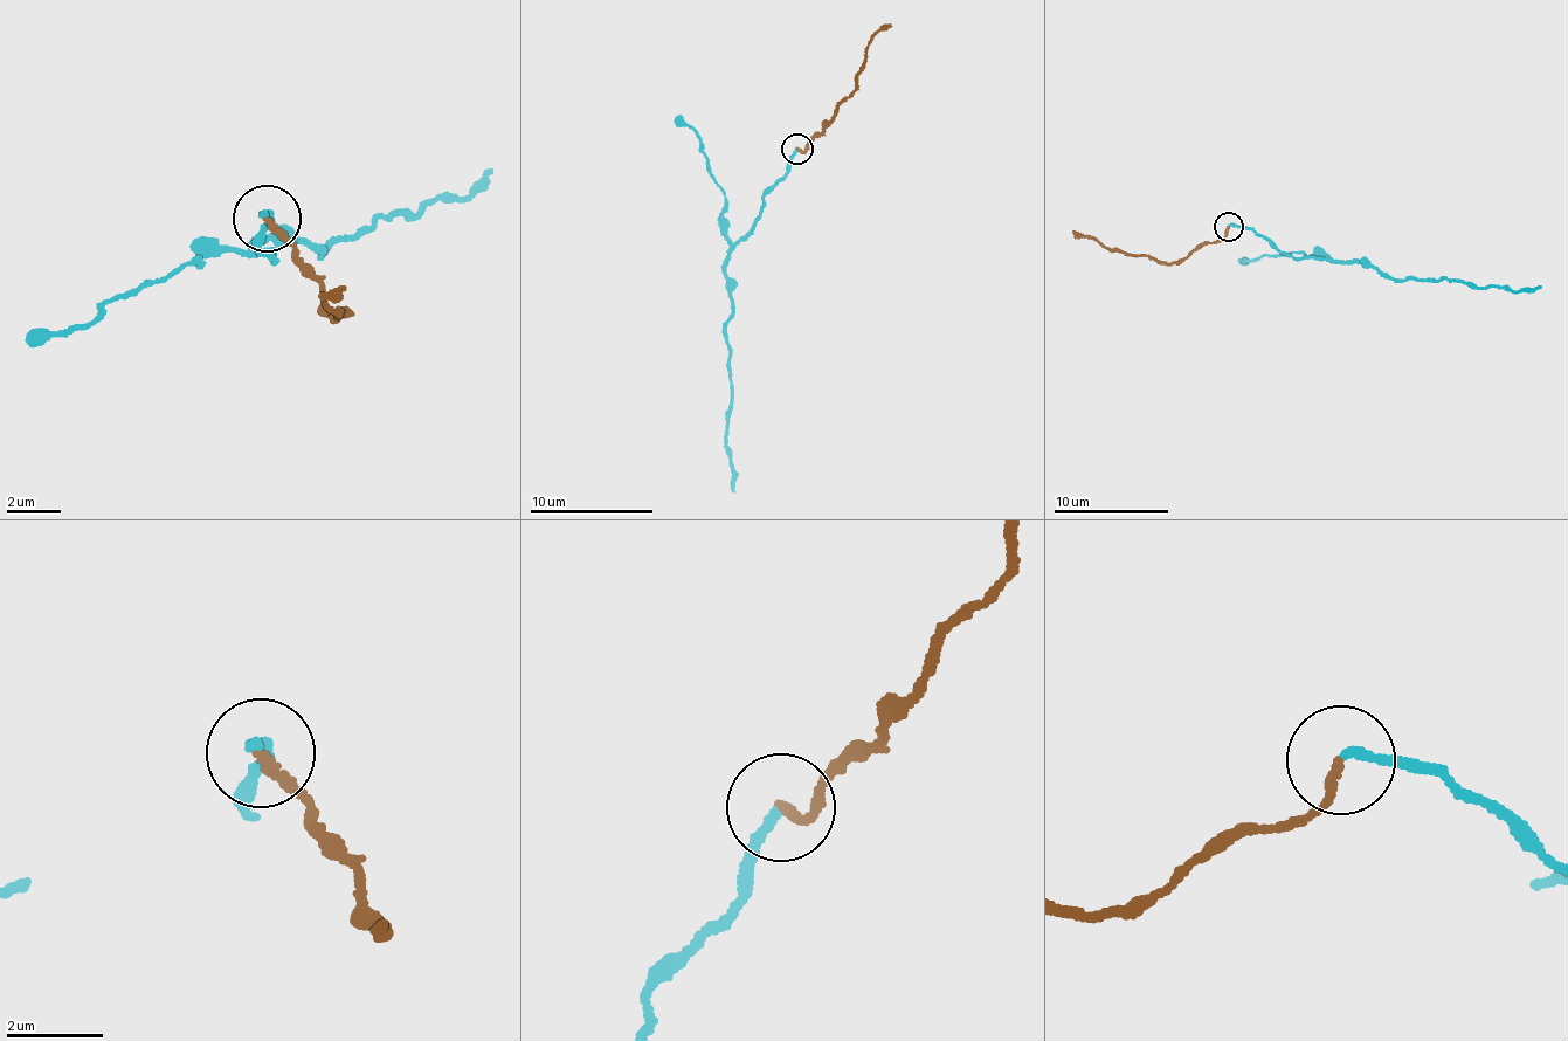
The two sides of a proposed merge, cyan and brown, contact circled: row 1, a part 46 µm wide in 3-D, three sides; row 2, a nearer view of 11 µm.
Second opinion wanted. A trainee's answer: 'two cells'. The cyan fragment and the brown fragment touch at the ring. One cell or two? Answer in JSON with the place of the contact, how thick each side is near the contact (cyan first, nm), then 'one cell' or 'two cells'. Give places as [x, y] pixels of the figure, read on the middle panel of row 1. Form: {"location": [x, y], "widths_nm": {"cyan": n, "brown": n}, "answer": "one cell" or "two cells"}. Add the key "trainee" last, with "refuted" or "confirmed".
{"location": [798, 149], "widths_nm": {"cyan": 190, "brown": 190}, "answer": "one cell", "trainee": "refuted"}

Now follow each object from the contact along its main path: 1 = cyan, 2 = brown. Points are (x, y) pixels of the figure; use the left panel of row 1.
1: (264, 220), (275, 209), (258, 243), (275, 260), (254, 241), (322, 255), (411, 207), (462, 198), (494, 169)
2: (264, 220), (292, 250), (337, 322), (347, 309), (323, 307), (349, 284)

